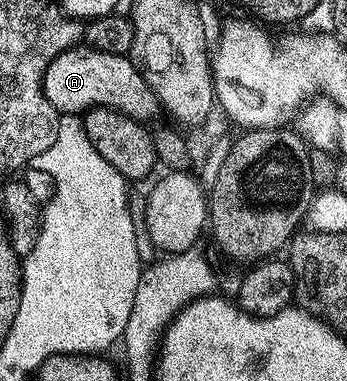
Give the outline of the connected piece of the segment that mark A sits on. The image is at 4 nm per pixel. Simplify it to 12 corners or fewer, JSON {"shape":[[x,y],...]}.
{"shape":[[68,49],[45,72],[61,115],[98,105],[149,123],[159,110],[128,56]]}

